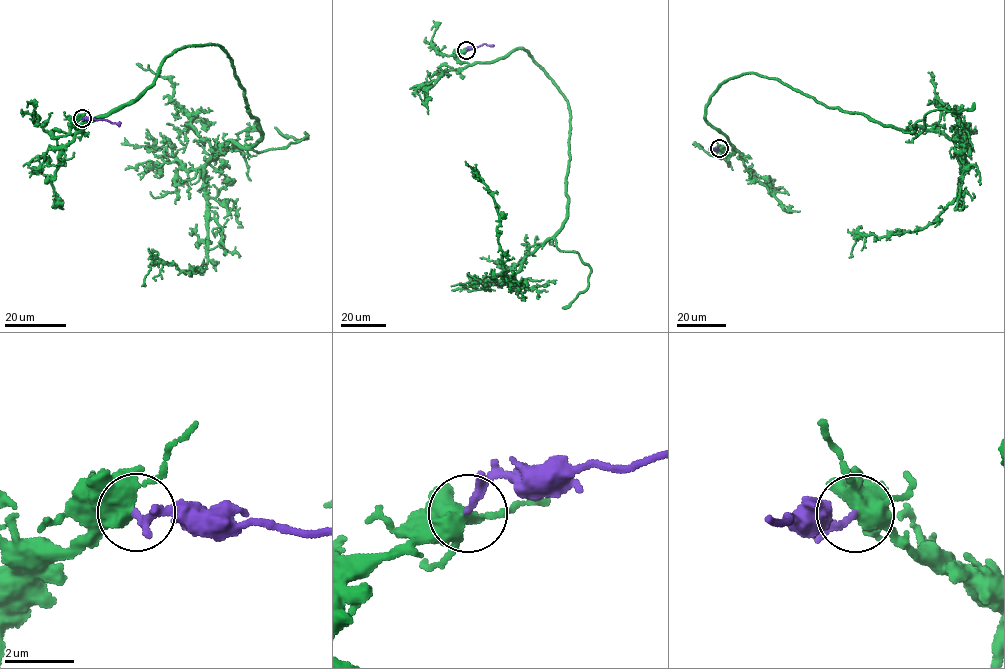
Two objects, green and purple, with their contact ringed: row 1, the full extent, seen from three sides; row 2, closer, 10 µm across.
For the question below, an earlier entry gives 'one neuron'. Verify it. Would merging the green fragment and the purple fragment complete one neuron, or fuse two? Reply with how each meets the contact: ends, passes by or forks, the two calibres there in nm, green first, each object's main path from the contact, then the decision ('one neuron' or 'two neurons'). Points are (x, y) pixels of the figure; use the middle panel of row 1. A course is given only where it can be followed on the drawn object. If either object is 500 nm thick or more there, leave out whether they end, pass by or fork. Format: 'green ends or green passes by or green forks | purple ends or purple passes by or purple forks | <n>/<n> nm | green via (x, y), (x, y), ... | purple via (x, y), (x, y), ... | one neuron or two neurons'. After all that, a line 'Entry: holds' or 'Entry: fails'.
green forks | purple passes by | 420/140 nm | green via (466, 50), (457, 58), (469, 64), (525, 50), (569, 110), (564, 226), (506, 281), (497, 206), (466, 161) | purple via (466, 50), (485, 44), (493, 46) | one neuron
Entry: holds

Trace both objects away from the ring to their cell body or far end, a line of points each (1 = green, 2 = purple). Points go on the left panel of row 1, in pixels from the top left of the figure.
1: (82, 118), (218, 45), (257, 121), (261, 139), (205, 165), (205, 265), (155, 262), (142, 285)
2: (82, 117), (107, 120), (120, 125)

